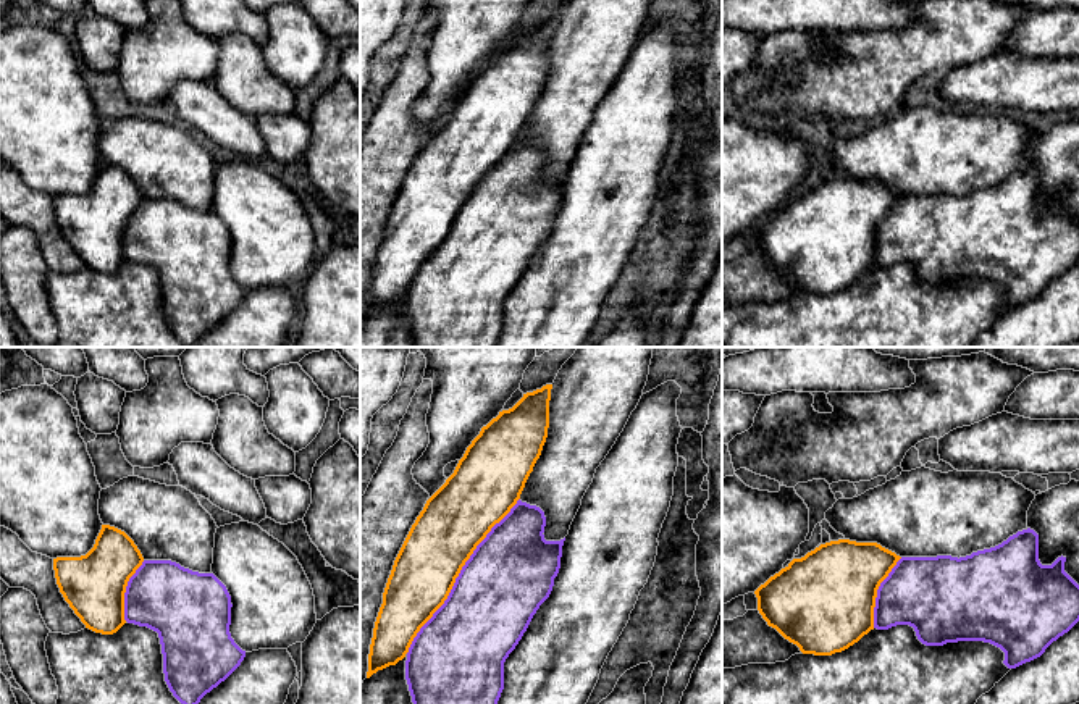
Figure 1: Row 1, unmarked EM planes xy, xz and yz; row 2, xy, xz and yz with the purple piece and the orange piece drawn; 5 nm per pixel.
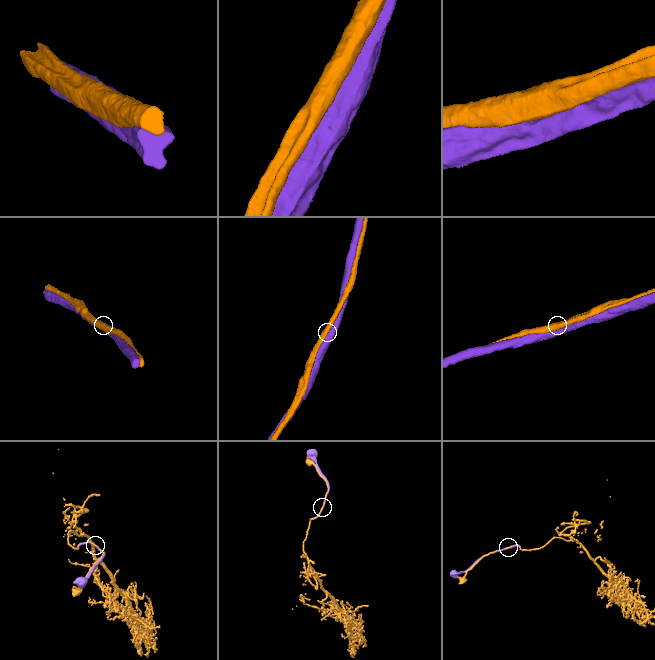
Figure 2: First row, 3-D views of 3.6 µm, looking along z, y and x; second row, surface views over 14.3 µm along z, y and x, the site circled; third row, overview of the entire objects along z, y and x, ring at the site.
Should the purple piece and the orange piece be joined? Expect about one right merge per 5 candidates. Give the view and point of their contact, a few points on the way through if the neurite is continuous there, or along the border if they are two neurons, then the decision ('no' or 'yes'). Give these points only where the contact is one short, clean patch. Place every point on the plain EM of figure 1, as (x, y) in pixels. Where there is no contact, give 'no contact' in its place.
xz (459, 213) | no

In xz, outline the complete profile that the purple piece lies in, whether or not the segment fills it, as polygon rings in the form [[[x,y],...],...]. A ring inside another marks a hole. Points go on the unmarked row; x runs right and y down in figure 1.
[[[520,137],[477,184],[444,242],[420,266],[405,299],[414,347],[498,347],[504,300],[549,236],[560,207],[560,179],[544,178],[544,150]]]

